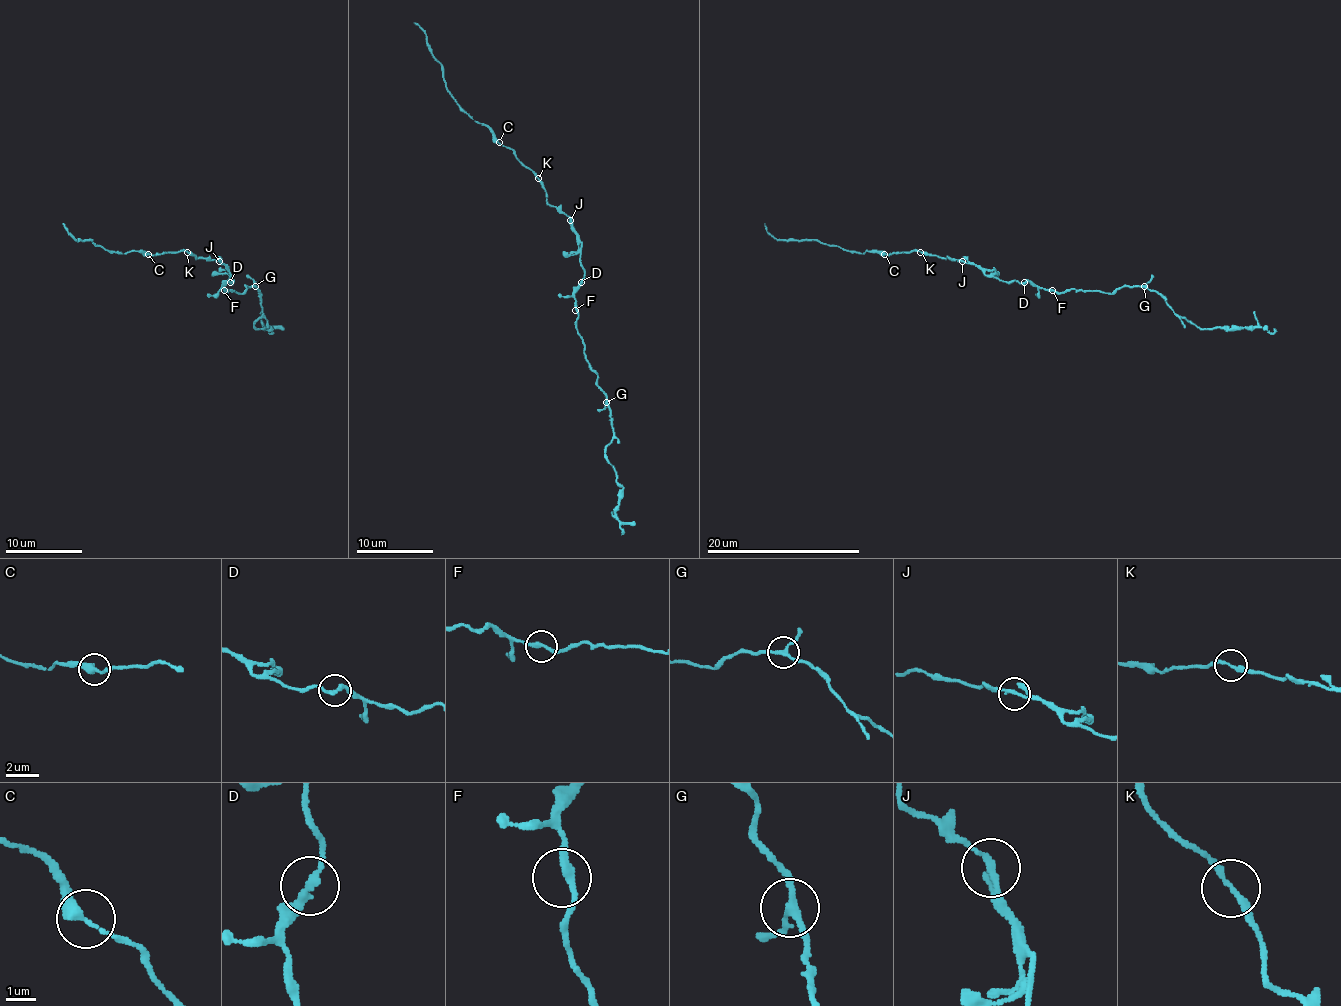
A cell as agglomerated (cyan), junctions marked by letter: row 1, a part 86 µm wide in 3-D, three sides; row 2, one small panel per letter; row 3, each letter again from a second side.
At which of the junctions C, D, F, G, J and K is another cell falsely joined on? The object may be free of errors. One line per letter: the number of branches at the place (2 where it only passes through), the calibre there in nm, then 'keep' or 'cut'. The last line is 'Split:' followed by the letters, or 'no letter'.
C: 2 branches meet; 340 nm thick; keep
D: 2 branches meet; 240 nm thick; keep
F: 2 branches meet; 240 nm thick; keep
G: 3 branches meet; 200 nm thick; keep
J: 3 branches meet; 170 nm thick; keep
K: 2 branches meet; 220 nm thick; keep
Split: no letter

